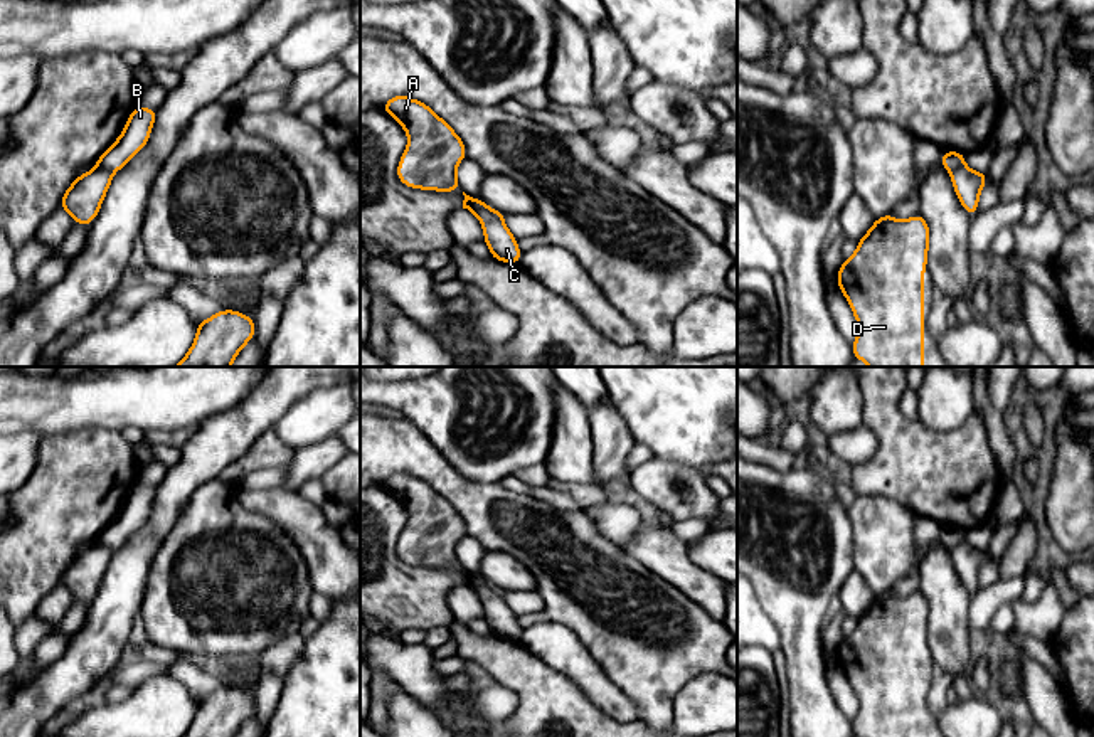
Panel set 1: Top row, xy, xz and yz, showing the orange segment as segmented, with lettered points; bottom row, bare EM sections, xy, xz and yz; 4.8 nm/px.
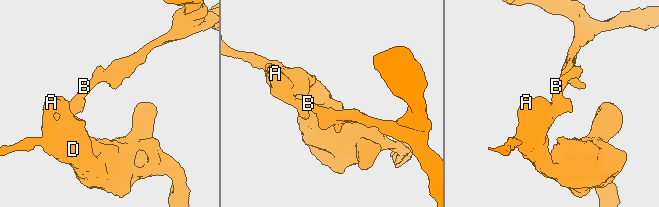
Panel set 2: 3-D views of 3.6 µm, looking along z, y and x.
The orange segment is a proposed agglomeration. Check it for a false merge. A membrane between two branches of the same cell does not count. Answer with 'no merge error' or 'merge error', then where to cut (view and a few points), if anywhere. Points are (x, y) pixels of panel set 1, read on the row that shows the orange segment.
merge error | xy (96, 165), (113, 172)

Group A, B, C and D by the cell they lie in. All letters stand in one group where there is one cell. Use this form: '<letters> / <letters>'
A C D / B

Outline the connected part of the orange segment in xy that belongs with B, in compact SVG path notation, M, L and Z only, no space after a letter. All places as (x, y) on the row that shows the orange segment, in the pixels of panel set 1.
M136 106L128 118L119 138L99 156L96 167L104 170L121 170L131 156L135 156L150 138L150 131L155 125L157 108Z

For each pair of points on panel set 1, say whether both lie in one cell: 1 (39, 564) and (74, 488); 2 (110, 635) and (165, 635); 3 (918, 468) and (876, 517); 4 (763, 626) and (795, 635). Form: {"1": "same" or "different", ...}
{"1": "same", "2": "different", "3": "different", "4": "different"}

